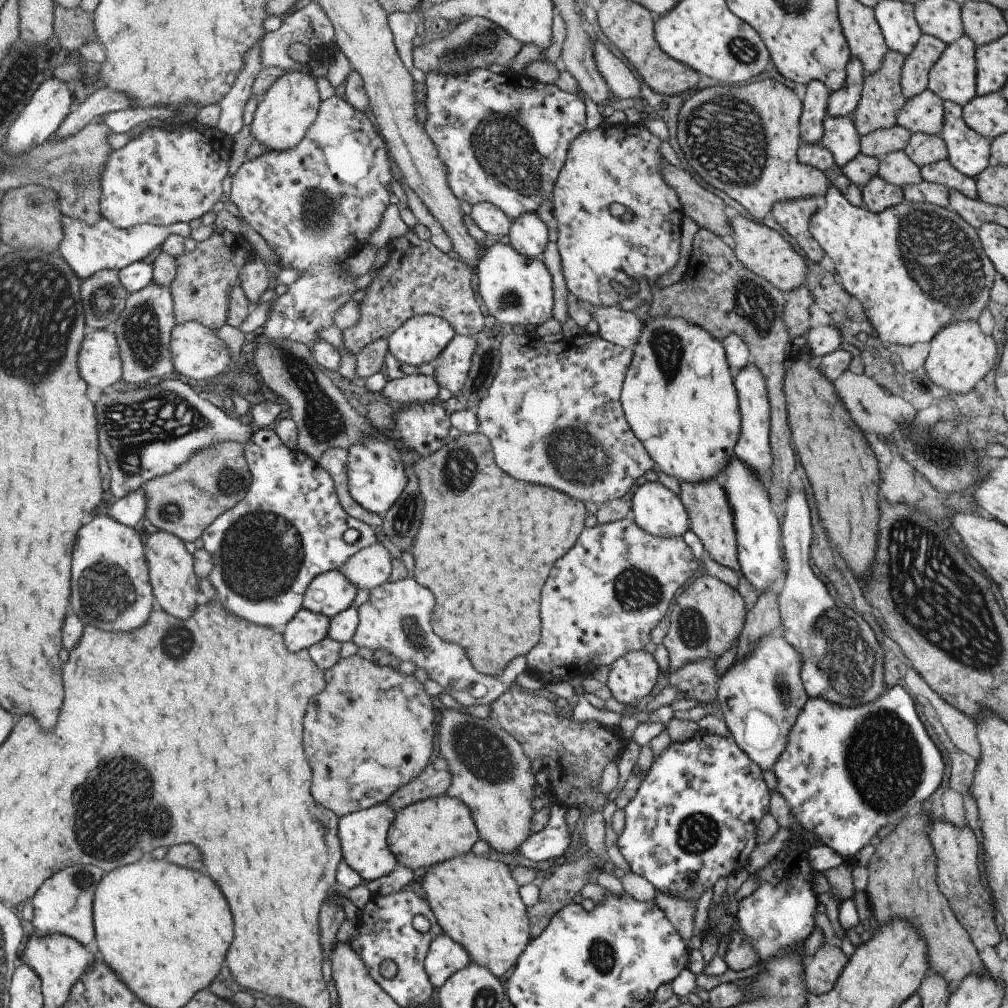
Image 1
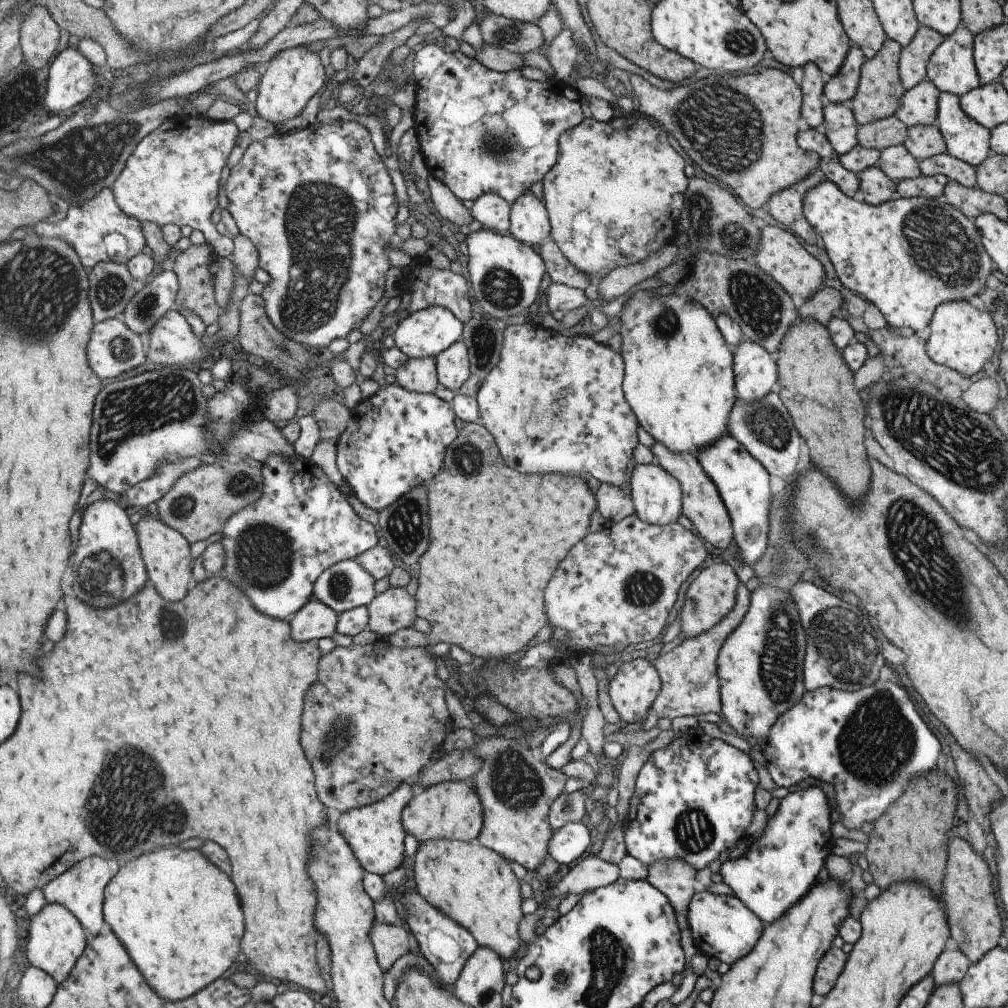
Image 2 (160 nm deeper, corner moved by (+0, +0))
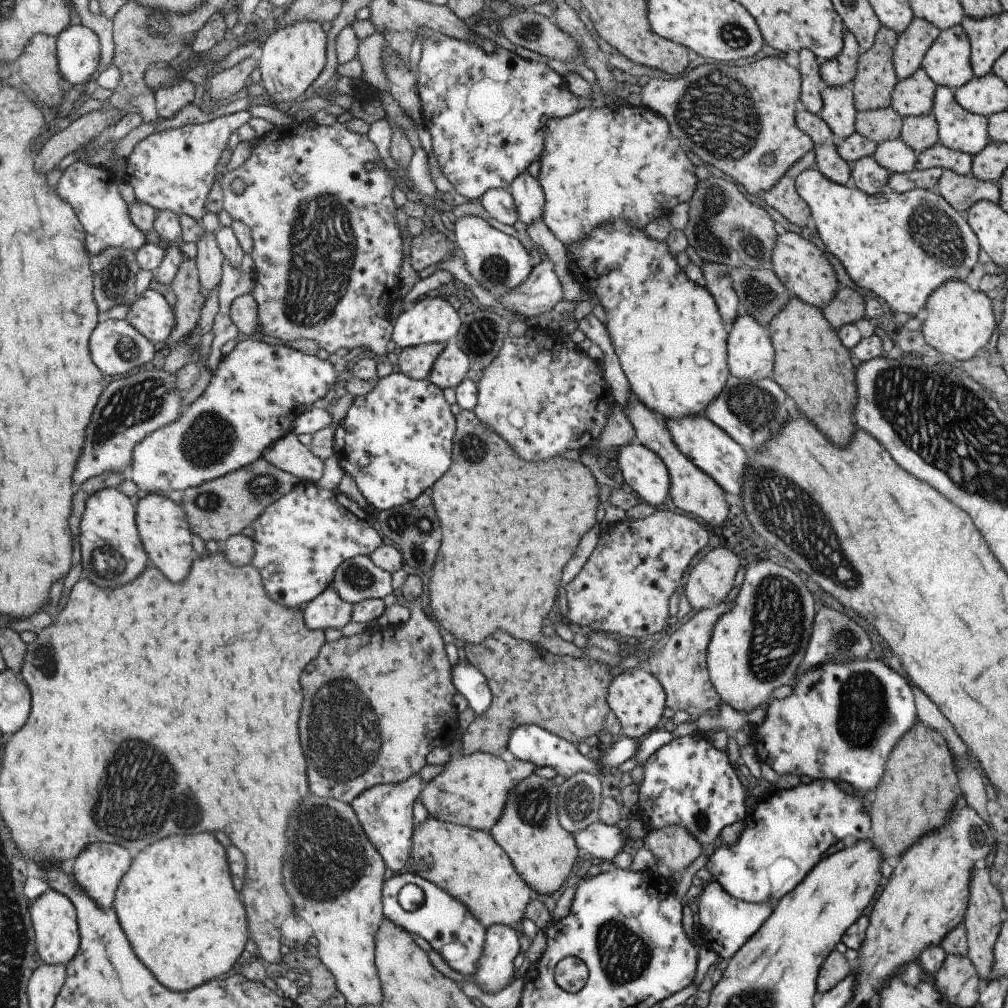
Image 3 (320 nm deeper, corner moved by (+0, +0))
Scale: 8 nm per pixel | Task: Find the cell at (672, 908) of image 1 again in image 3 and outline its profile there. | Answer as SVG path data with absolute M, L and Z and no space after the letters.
M677 823L648 830L639 842L644 843L657 860L657 866L653 866L650 871L665 878L674 871L681 872L701 852L701 847L690 832Z

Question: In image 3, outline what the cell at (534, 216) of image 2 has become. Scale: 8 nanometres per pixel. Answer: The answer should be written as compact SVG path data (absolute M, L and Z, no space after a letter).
M527 171L515 175L507 189L511 193L518 220L527 225L542 216L543 189L539 186L538 180L529 175Z

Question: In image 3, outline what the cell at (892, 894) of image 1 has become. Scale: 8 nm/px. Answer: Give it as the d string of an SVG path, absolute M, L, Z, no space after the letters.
M917 720L917 722L915 722L915 724L907 732L904 732L899 737L899 740L895 743L895 746L891 747L888 757L884 762L883 774L879 779L878 785L870 794L870 798L873 798L873 802L870 804L871 810L869 811L870 838L871 842L873 842L873 846L877 848L883 848L883 856L885 856L885 858L887 858L887 856L897 856L897 854L901 854L905 848L909 848L911 844L913 844L923 833L934 831L937 827L942 825L942 822L948 815L947 808L951 808L951 804L957 800L957 796L959 796L959 788L957 788L957 776L955 776L955 772L953 772L953 768L951 768L951 756L949 756L949 750L945 748L945 742L943 742L943 738L941 738L937 732L929 732L929 728L927 728L927 726L923 726L923 724Z

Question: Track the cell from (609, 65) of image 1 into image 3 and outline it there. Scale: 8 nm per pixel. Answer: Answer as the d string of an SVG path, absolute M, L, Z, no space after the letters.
M768 56L743 66L707 61L679 78L665 80L653 77L648 82L641 81L641 86L639 105L663 117L670 133L683 148L693 152L705 164L711 164L731 176L748 193L769 190L787 168L812 149L811 139L797 128L794 121L800 98L800 74L783 58Z

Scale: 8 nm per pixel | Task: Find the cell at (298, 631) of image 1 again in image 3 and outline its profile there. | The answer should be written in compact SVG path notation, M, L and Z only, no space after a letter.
M327 587L303 606L302 616L307 628L341 629L351 621L353 605L344 601L333 587Z

